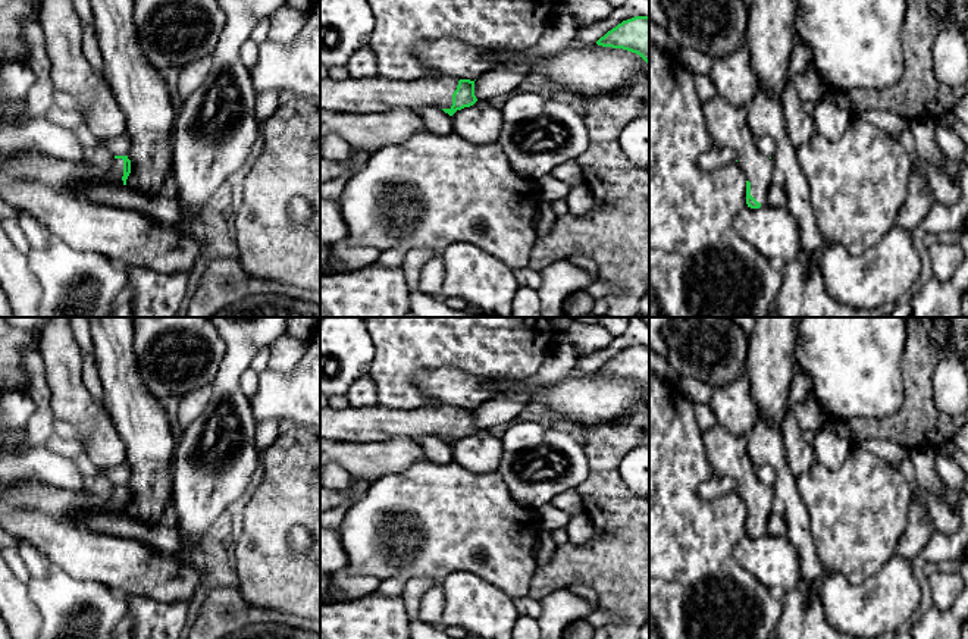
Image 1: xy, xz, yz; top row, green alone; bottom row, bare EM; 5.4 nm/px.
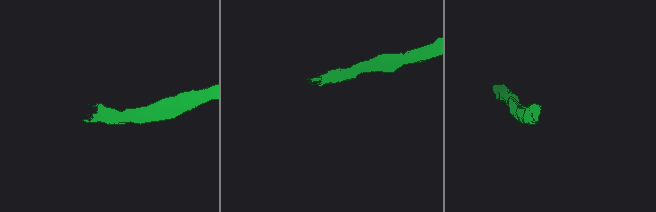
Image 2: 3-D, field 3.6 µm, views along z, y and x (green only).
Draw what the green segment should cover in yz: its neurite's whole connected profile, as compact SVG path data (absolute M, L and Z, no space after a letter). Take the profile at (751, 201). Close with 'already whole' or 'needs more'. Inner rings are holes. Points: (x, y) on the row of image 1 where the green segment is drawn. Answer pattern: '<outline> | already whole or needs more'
M740 44L732 54L714 60L708 73L717 95L704 103L704 118L714 144L730 147L736 153L736 160L746 176L746 207L734 217L736 232L749 242L758 253L773 264L781 266L802 253L802 234L798 229L798 220L790 210L770 206L768 187L777 178L773 160L764 156L751 132L748 106L754 101L759 82L751 66L751 51L746 44Z | needs more

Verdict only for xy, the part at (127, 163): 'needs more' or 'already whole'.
needs more

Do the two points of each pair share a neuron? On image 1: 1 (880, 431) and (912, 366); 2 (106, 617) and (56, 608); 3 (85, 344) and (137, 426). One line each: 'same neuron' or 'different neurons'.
1: same neuron
2: same neuron
3: different neurons

